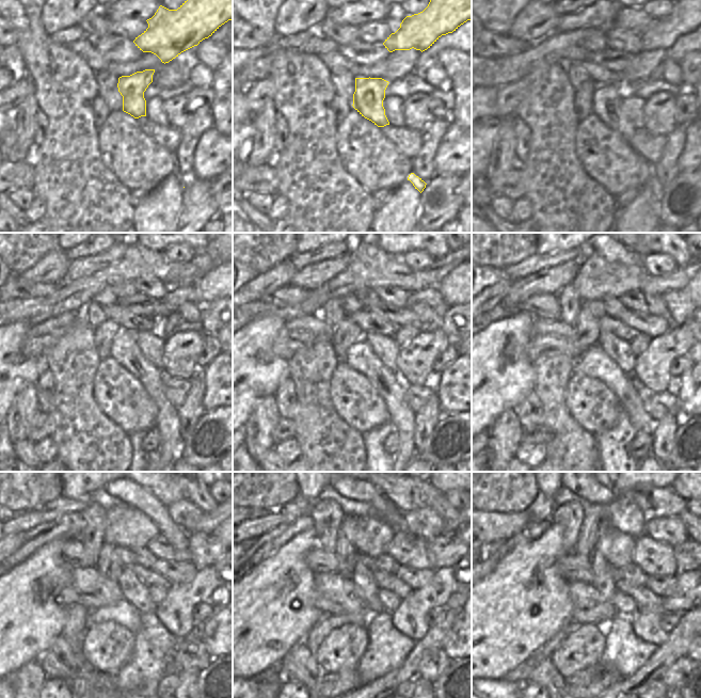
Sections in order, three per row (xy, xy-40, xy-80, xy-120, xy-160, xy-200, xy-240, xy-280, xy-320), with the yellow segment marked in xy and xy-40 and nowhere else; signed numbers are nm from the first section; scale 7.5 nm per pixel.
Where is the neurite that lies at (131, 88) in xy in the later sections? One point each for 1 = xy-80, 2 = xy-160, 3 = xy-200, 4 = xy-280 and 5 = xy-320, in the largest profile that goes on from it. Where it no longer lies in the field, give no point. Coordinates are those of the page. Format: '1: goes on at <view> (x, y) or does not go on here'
1: goes on at xy-80 (606, 99)
2: goes on at xy-160 (361, 358)
3: goes on at xy-200 (594, 362)
4: goes on at xy-280 (329, 621)
5: goes on at xy-320 (520, 675)

